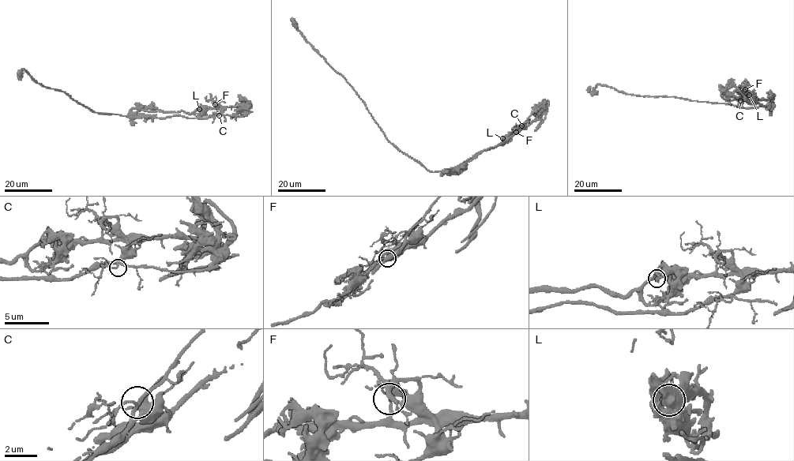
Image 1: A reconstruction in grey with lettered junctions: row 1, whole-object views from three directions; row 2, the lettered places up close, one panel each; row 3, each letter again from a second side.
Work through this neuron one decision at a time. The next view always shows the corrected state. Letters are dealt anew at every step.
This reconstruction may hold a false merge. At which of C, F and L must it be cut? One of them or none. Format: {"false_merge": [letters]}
{"false_merge": ["F"]}

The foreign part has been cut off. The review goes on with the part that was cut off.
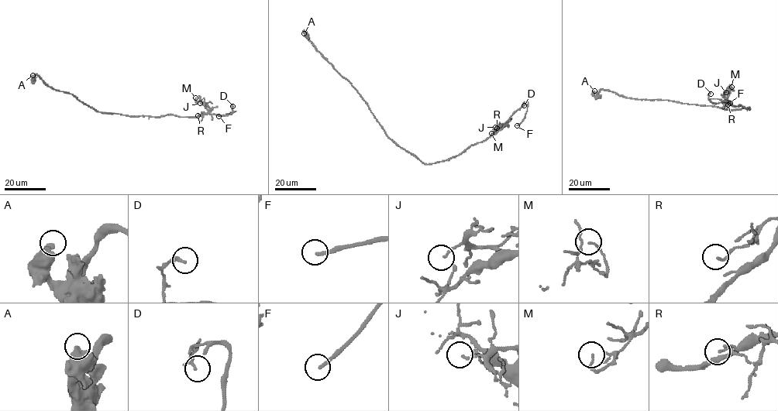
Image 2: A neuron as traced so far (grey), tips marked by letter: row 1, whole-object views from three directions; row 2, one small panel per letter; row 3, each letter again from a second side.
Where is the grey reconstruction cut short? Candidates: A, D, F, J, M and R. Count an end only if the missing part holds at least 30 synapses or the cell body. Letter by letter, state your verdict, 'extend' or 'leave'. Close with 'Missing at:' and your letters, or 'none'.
A: leave
D: leave
F: extend
J: leave
M: leave
R: leave
Missing at: F

